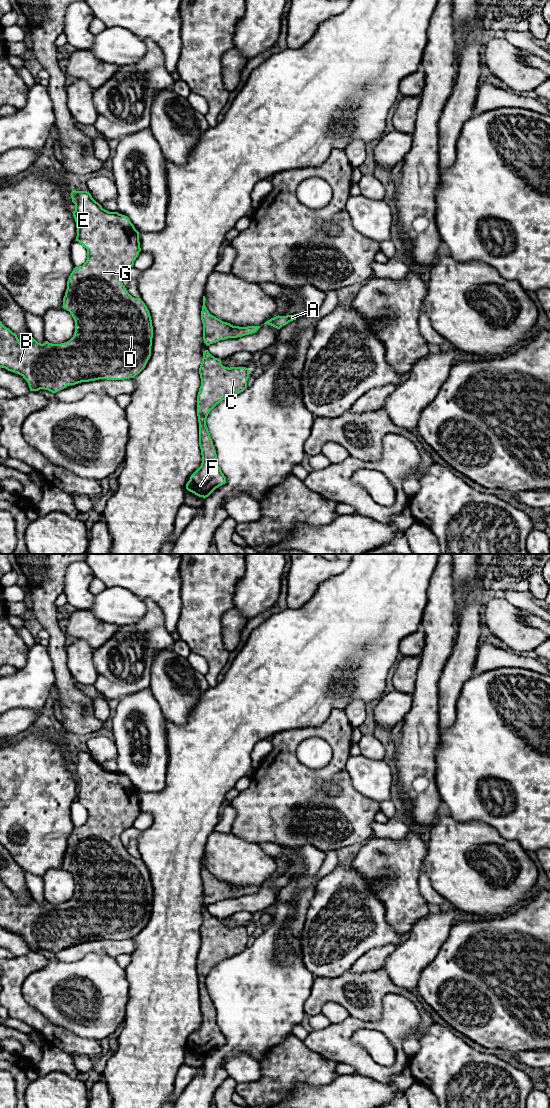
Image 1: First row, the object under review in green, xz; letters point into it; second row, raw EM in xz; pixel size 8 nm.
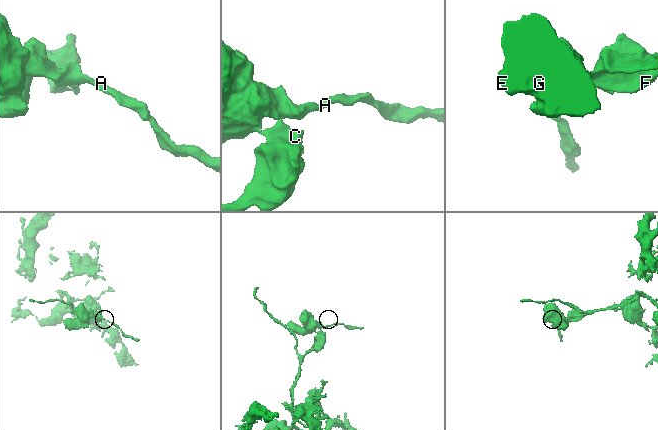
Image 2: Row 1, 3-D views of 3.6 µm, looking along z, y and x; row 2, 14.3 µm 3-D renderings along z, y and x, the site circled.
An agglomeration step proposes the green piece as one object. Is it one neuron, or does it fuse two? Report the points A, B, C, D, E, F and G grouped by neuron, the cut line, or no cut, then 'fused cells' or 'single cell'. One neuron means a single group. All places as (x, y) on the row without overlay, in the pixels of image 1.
groups A B C D E F G; cut none; single cell

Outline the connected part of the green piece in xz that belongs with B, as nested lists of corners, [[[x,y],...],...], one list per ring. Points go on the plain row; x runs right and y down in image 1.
[[[72,749],[71,758],[75,764],[72,773],[77,787],[76,801],[87,809],[87,820],[82,826],[73,829],[63,858],[62,867],[71,873],[75,881],[73,897],[61,904],[48,901],[41,904],[32,897],[29,904],[22,905],[17,895],[0,881],[0,927],[21,935],[30,951],[44,949],[56,953],[81,942],[134,938],[145,928],[151,916],[153,886],[149,870],[141,858],[134,858],[128,853],[121,841],[122,833],[133,827],[141,811],[140,793],[127,776],[103,769],[89,752]]]

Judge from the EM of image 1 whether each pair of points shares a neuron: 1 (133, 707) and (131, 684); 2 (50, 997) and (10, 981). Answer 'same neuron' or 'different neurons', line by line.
1: different neurons
2: different neurons

